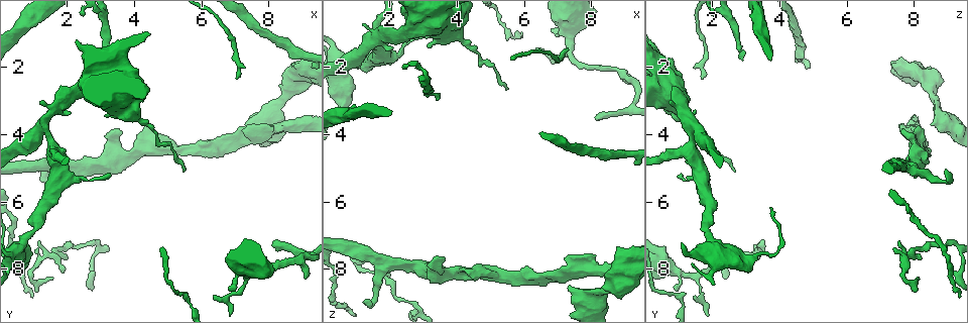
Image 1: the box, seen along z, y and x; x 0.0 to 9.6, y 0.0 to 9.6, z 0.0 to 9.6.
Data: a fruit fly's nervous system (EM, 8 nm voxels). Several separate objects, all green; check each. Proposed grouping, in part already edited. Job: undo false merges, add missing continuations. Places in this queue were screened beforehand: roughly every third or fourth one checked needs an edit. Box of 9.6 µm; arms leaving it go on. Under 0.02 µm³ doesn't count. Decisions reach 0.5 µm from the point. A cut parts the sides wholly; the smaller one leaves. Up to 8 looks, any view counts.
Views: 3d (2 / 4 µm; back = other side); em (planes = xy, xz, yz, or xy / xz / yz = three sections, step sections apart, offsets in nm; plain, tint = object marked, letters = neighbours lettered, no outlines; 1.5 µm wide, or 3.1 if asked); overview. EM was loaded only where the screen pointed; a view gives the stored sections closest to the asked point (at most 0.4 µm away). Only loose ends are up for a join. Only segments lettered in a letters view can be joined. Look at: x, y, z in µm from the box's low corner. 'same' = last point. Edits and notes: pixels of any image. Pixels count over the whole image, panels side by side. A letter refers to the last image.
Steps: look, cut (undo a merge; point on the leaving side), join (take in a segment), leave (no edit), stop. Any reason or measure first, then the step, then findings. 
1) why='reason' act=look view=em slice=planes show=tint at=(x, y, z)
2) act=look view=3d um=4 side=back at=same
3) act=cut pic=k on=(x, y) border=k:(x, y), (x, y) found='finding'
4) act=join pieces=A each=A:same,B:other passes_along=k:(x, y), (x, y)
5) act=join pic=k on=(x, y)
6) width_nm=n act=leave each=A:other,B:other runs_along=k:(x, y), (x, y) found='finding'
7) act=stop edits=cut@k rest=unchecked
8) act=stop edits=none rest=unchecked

why='calibre changes' act=look view=3d um=2 side=back at=(2.00, 4.90, 7.80)

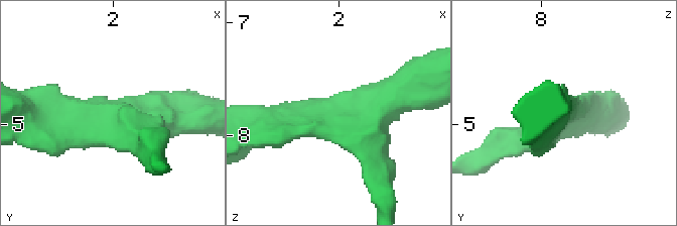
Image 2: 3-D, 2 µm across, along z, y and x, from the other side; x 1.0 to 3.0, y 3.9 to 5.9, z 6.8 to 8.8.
why='shape alone is not enough' act=look view=em slice=planes show=tint at=(1.94, 4.92, 7.84)

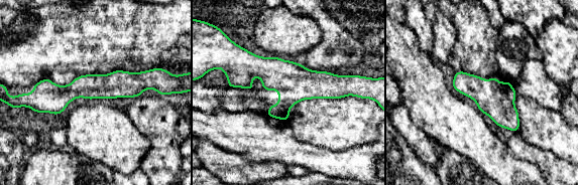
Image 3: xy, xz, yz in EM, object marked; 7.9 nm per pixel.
act=look view=em slice=planes show=letters at=same

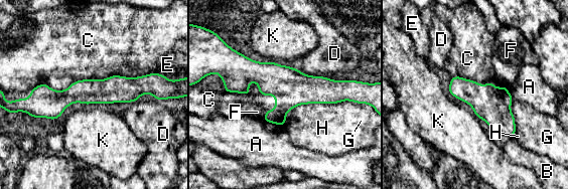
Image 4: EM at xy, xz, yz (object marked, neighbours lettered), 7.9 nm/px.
width_nm=200 act=leave each=A:other,B:other,C:other,D:other,E:other,F:other,G:other,H:other,K:other found='all the same neuron'

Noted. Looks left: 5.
why='free end' act=look view=3d um=4 at=(4.25, 3.95, 8.00)

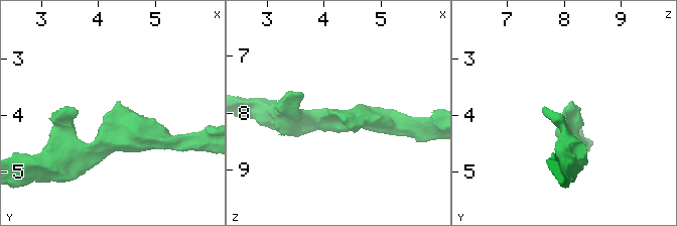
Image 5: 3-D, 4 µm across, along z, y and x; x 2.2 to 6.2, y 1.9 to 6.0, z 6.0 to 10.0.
act=look view=em slice=planes show=letters at=(4.20, 3.90, 8.00)

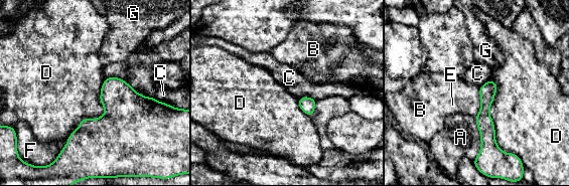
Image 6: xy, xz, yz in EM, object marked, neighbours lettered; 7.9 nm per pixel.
act=leave each=A:other,B:other,C:other,D:other,E:other,F:other,G:other border=6:(105, 77), (117, 76), (126, 81) found='no lettered segment goes on from it'

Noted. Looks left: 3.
why='branch stops here' act=look view=3d um=2 at=(8.70, 1.95, 7.30)

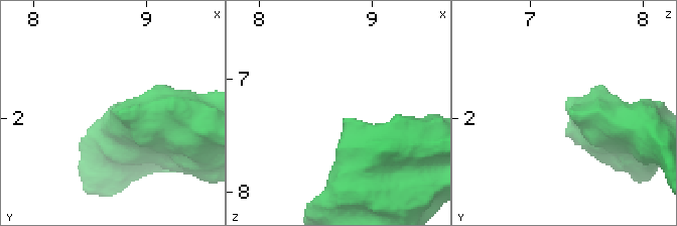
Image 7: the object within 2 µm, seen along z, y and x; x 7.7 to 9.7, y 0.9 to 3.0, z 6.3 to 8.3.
why='shape alone is not enough' act=look view=em slice=yz step=4 show=tint at=(8.78, 1.96, 7.36)

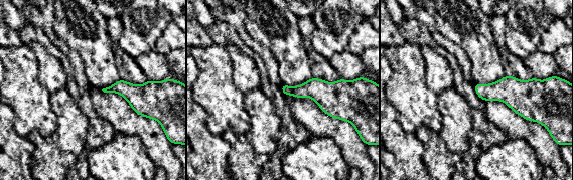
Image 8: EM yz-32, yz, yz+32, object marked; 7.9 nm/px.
act=look view=em slice=planes show=letters at=same

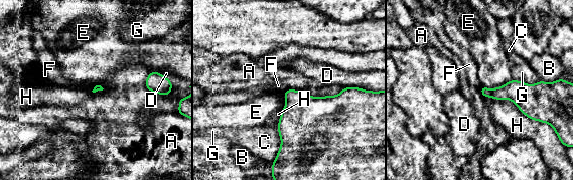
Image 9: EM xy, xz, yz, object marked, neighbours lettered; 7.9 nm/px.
act=leave each=A:other,B:other,C:other,D:other,E:other,F:other,G:other,H:other border=9:(287, 87), (304, 92) found='none of them fits'

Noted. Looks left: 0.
act=stop edits=none rest=unchecked

